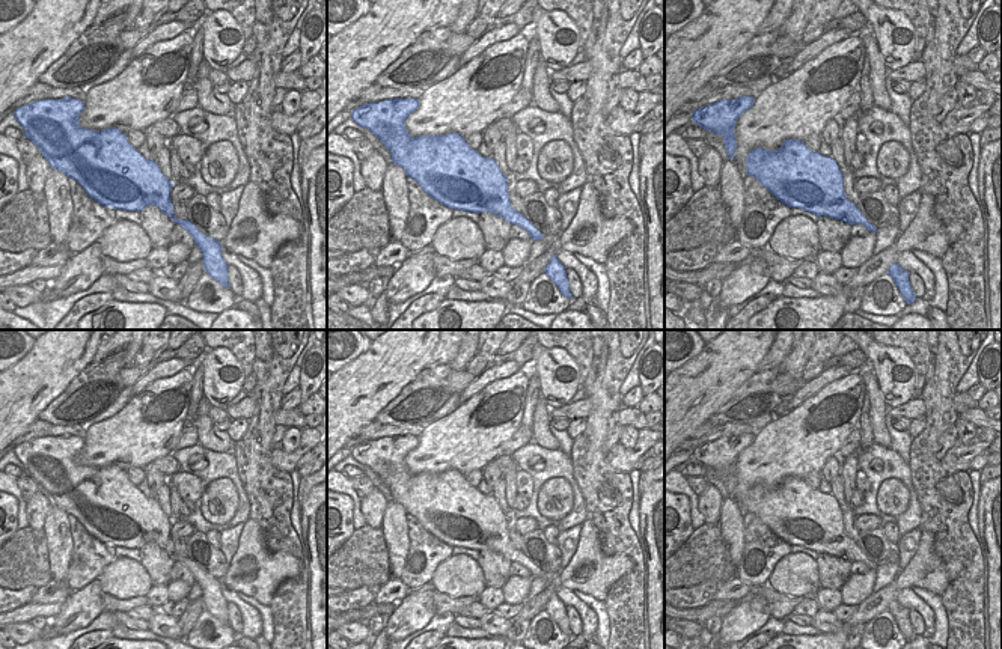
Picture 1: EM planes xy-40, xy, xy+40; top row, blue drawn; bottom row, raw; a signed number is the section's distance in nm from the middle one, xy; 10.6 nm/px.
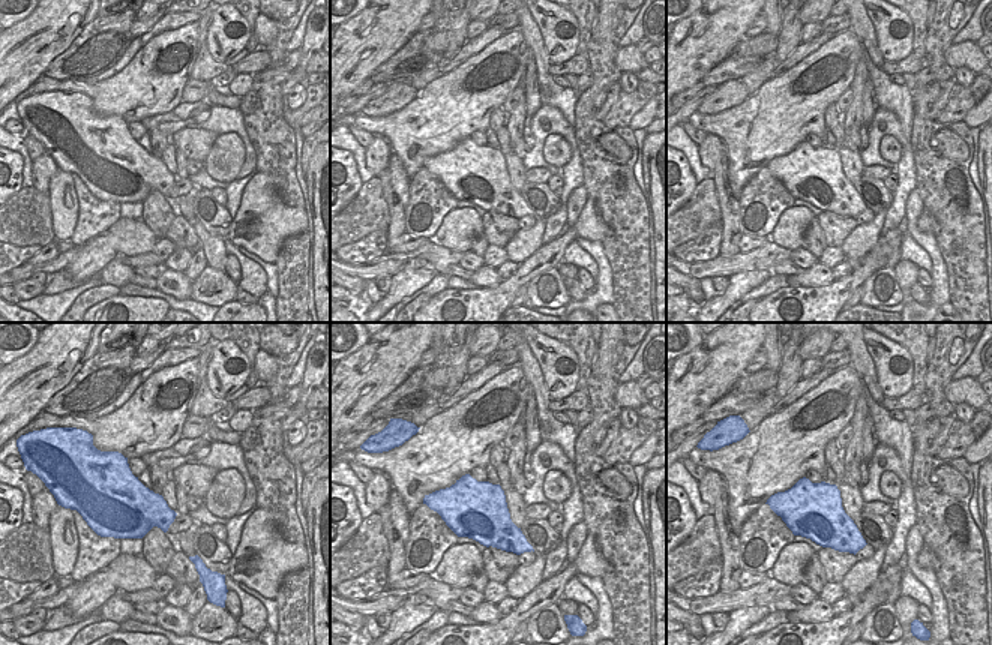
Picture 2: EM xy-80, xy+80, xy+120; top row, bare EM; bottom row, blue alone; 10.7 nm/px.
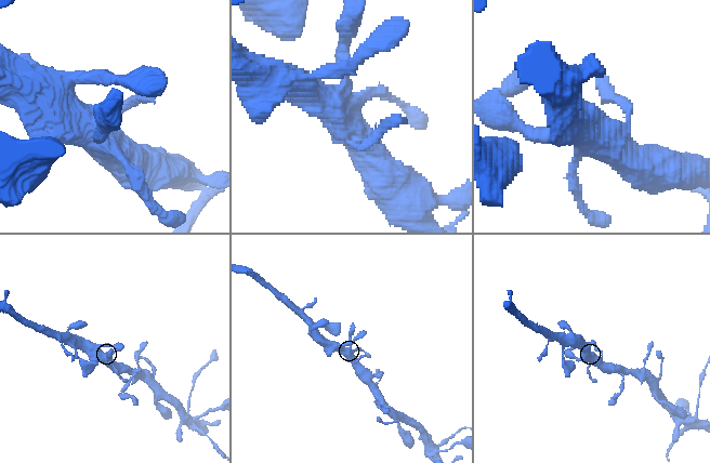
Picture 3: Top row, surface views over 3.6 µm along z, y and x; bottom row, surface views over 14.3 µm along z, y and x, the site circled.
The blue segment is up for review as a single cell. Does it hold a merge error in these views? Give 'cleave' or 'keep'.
keep

